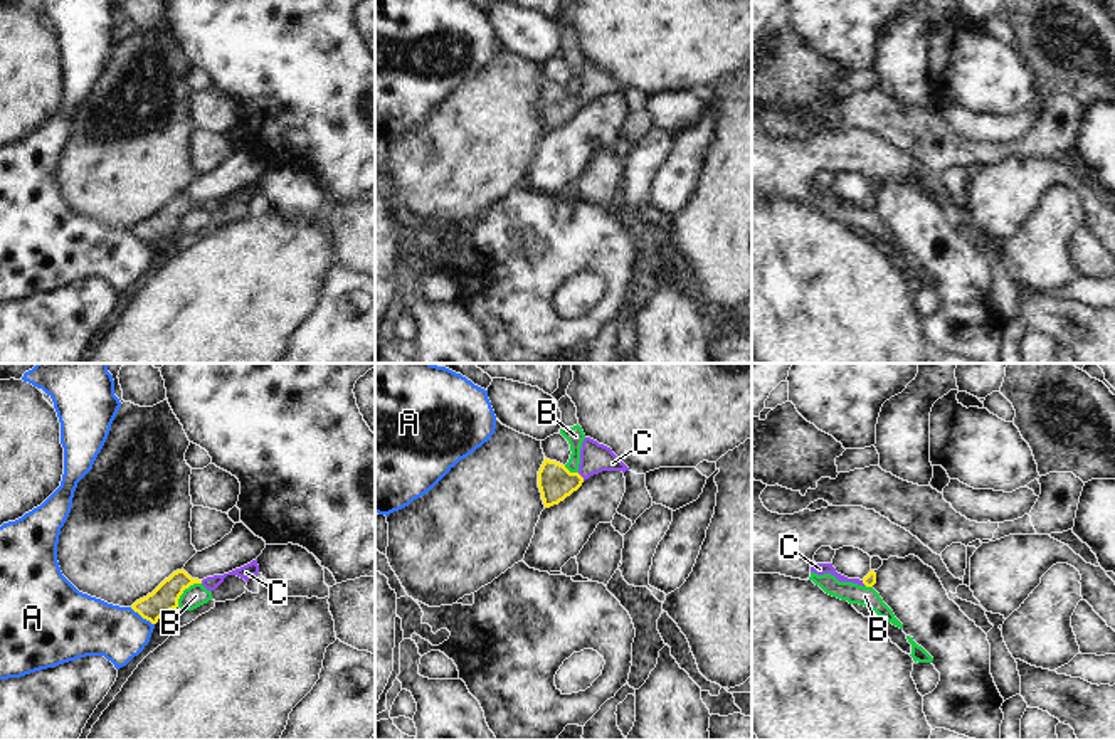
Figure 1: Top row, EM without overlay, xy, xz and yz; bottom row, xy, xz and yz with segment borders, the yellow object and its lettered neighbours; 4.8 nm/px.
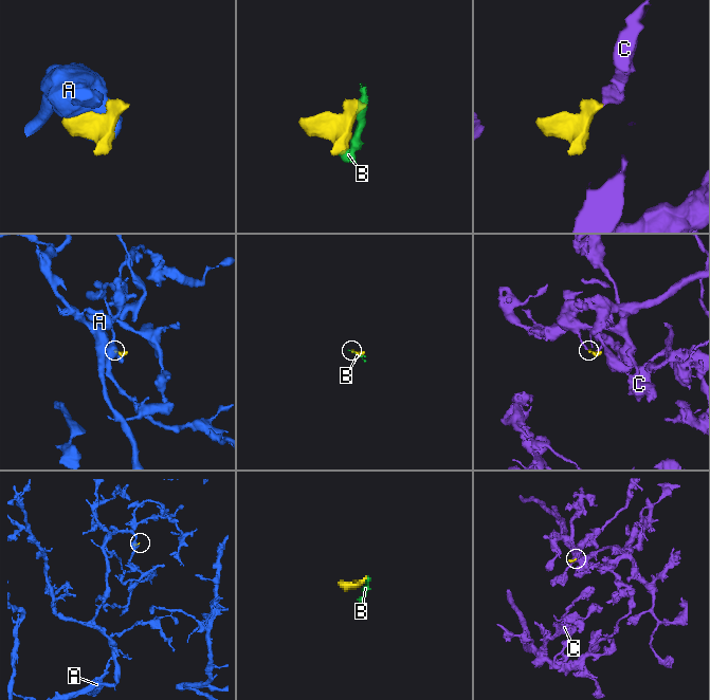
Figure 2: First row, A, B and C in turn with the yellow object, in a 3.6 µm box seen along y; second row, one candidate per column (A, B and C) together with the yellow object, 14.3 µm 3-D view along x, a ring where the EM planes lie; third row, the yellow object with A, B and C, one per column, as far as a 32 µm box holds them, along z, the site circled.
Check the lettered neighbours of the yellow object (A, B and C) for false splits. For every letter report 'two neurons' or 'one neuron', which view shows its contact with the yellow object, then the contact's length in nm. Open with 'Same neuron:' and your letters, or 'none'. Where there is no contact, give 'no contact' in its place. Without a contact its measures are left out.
Same neuron: C
A: two neurons; meets yellow in xy; contact 150 nm long
B: two neurons; meets yellow in xy; contact 170 nm long
C: one neuron; meets yellow in xz; contact 50 nm long

